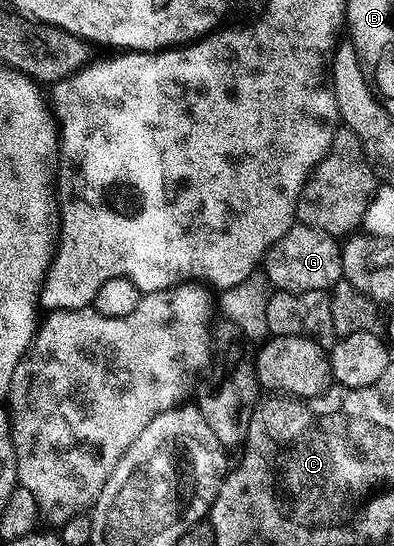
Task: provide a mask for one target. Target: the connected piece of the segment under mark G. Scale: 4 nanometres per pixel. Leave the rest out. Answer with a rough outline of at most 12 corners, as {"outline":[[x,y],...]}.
{"outline":[[297,222],[266,252],[278,292],[329,292],[338,237]]}

